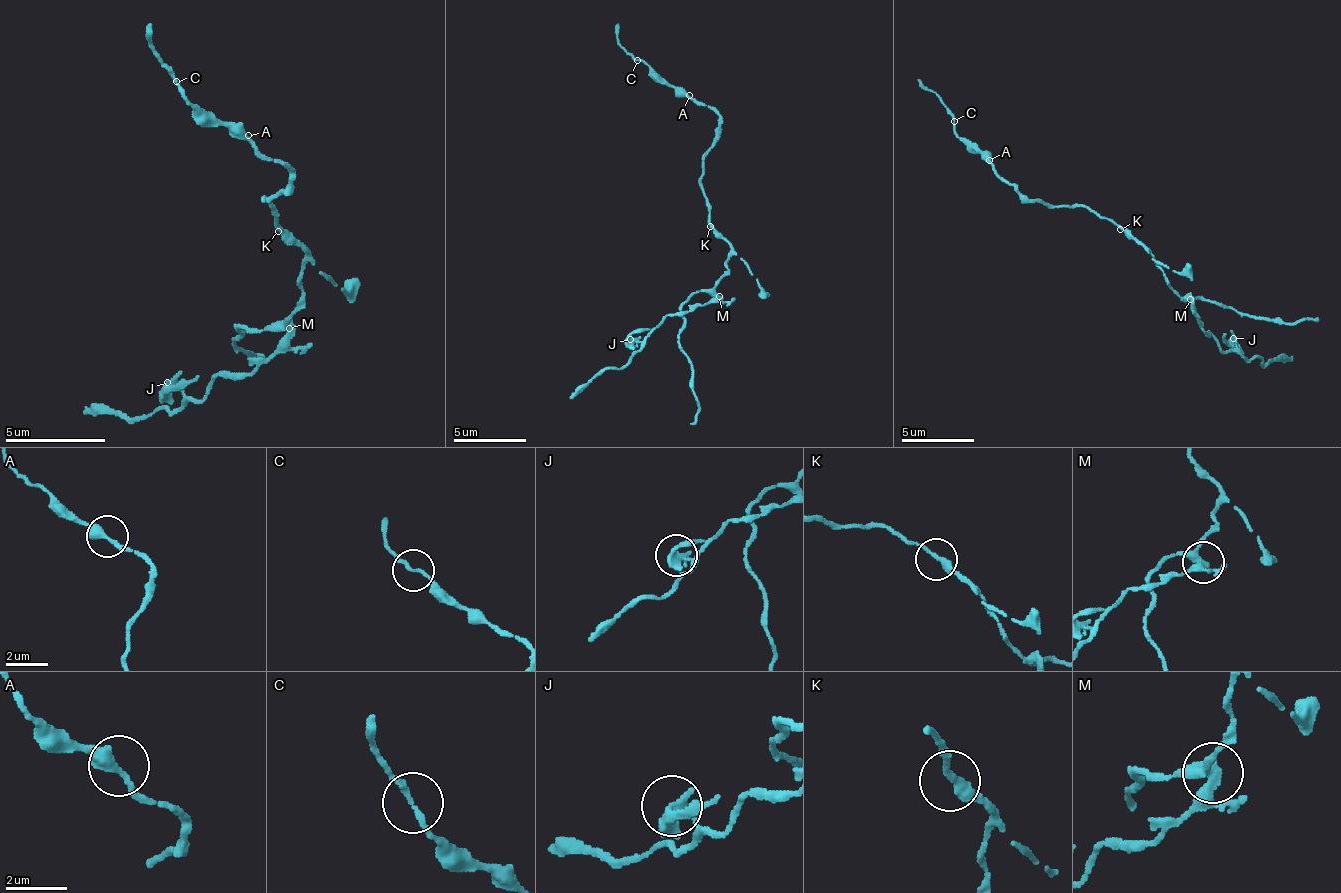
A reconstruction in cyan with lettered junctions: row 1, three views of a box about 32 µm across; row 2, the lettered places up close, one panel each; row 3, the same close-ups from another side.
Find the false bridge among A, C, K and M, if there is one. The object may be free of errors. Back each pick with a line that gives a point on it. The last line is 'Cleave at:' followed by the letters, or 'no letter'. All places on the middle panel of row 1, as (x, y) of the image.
M: at (719, 296)
Cleave at: M

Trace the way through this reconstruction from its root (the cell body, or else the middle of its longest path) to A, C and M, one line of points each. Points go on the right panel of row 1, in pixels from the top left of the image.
A: (1120, 225), (1098, 218), (1084, 207), (1048, 207), (1040, 200), (1026, 200), (993, 171), (989, 160)
C: (1120, 225), (1098, 218), (1084, 207), (1048, 207), (1040, 200), (1026, 200), (957, 134), (953, 120)
M: (1120, 225), (1135, 236), (1160, 265), (1164, 280), (1182, 298), (1189, 298)

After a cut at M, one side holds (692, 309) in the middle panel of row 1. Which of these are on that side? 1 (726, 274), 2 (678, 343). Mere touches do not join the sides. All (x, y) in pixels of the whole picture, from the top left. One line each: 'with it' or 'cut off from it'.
1: cut off from it
2: cut off from it

